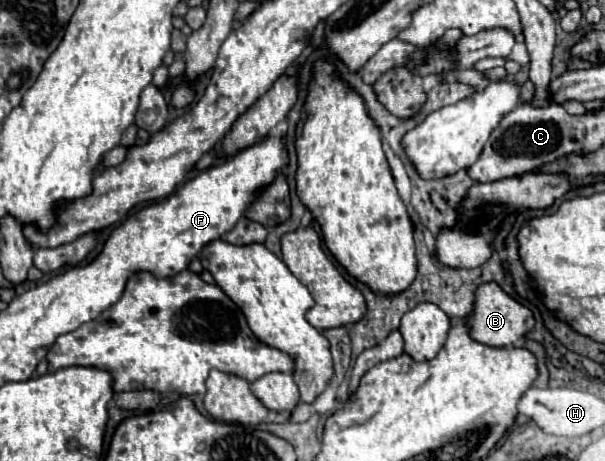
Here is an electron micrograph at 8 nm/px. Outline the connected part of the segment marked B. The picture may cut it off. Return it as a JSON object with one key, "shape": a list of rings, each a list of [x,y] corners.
{"shape":[[[496,282],[478,286],[474,314],[470,316],[470,336],[474,340],[486,346],[496,346],[496,348],[522,346],[526,342],[526,334],[534,328],[534,322],[536,320],[534,320],[532,310],[528,310],[518,300],[514,300],[510,294],[506,294]]]}

